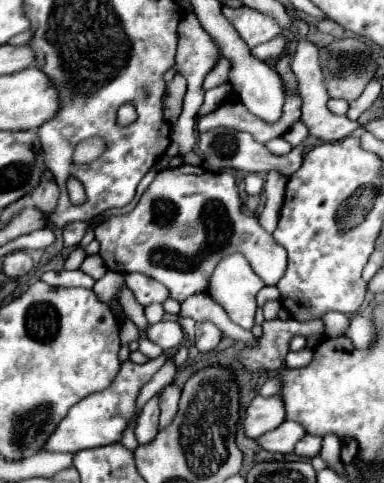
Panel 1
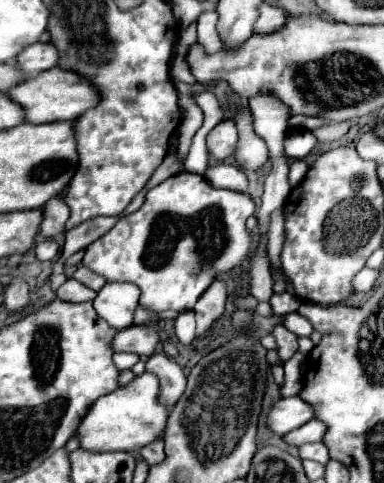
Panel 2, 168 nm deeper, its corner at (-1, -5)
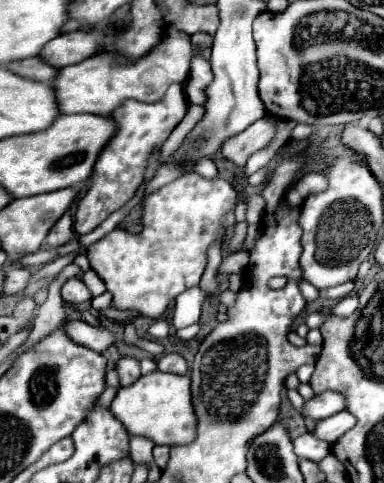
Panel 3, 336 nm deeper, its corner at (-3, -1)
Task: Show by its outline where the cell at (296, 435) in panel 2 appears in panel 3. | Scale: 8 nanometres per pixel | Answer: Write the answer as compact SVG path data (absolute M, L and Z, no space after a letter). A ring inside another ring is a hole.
M340 411L328 419L318 421L314 435L318 439L324 439L328 443L334 443L340 435L344 435L348 429L352 429L356 425L356 417L350 411Z

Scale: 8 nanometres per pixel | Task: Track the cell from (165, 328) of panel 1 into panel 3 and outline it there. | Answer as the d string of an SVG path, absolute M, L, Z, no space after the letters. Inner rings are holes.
M64 321L60 329L78 345L88 347L96 353L106 351L110 345L114 345L114 335L108 329L102 327L92 327L86 321Z

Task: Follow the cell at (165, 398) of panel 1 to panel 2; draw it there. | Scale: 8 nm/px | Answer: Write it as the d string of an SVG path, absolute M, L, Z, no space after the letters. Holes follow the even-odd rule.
M154 353L146 361L146 371L154 373L160 379L158 401L162 401L162 405L172 409L186 389L186 375L180 369L180 365L166 353Z

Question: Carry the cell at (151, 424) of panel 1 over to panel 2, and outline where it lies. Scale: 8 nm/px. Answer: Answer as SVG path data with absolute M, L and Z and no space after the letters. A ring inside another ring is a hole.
M162 439L152 441L150 445L146 445L146 447L140 449L140 455L146 459L148 465L156 465L156 463L160 463L160 461L164 459L164 441L162 441Z

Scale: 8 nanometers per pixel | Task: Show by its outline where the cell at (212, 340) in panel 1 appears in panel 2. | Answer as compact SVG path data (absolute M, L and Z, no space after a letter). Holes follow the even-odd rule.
M218 279L218 281L214 281L214 285L210 285L210 291L206 291L198 299L198 303L194 305L194 313L196 313L196 339L200 339L208 331L212 331L214 323L222 317L226 297L228 297L226 283L222 279Z

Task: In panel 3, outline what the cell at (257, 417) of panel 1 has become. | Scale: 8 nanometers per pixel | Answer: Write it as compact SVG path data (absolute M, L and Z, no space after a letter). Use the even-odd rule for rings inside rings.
M324 391L316 395L314 399L306 401L306 415L314 419L326 419L330 415L336 415L346 409L346 397L336 391Z

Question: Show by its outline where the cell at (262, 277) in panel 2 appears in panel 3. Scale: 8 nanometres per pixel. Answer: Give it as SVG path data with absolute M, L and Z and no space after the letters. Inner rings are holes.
M243 222L236 223L234 226L233 237L229 242L229 250L231 252L238 252L243 249L243 245L247 236L247 225Z

